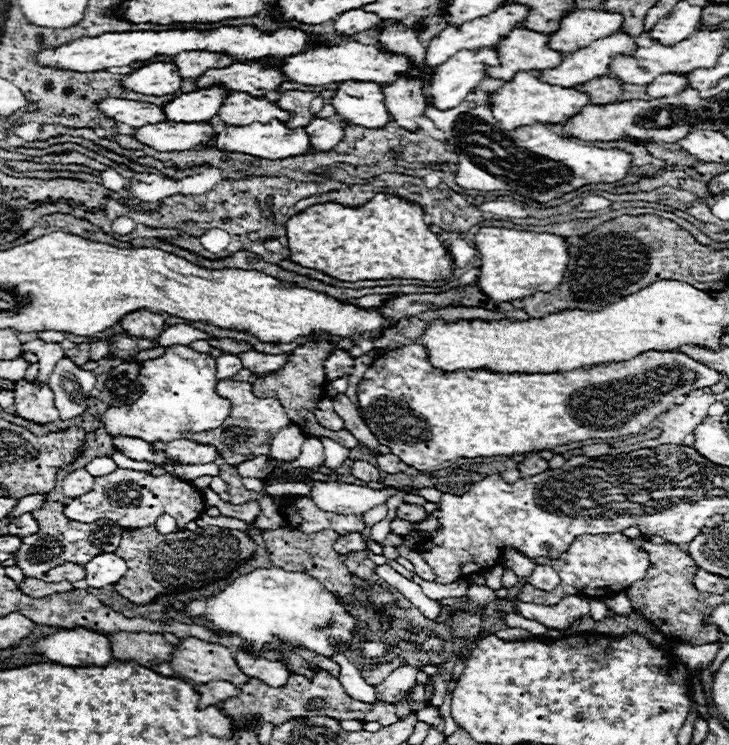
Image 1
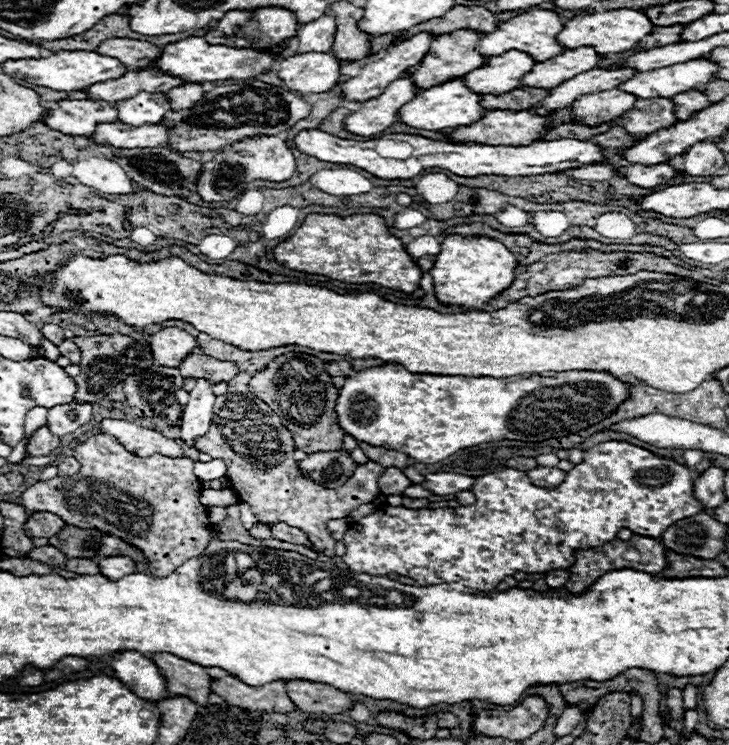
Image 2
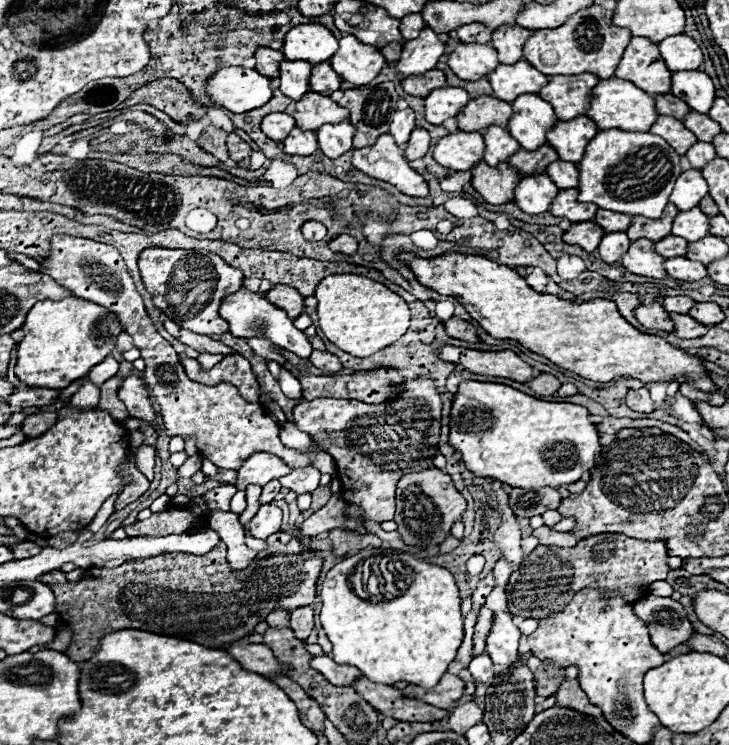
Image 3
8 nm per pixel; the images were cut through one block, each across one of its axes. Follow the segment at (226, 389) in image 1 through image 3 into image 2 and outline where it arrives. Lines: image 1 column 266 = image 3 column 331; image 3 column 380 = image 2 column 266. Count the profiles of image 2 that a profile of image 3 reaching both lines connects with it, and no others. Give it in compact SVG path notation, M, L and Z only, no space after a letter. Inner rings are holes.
M238 372L228 382L228 392L218 396L212 406L212 426L204 438L196 438L196 448L216 460L224 460L230 490L252 508L260 522L288 522L288 526L304 530L318 552L324 556L334 556L336 540L330 538L326 522L346 518L360 504L376 500L380 494L378 478L384 474L384 468L376 462L360 464L354 470L354 476L338 490L308 482L292 458L296 450L292 436L280 424L280 418L270 410L270 406L260 402L260 398L248 390L248 380L248 372Z

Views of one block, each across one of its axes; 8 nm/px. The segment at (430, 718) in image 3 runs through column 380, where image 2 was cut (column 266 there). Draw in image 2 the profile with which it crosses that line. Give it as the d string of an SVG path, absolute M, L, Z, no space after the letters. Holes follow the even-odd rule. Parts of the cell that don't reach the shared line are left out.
M226 676L212 682L212 692L224 698L230 706L240 706L250 712L280 712L288 714L296 710L294 702L288 698L284 682L272 682L264 686L248 686L238 678Z

